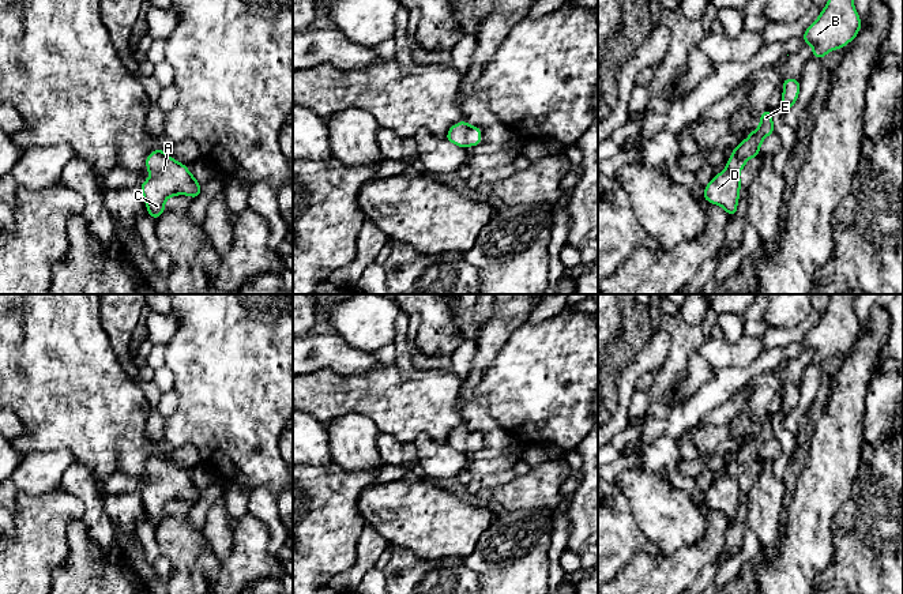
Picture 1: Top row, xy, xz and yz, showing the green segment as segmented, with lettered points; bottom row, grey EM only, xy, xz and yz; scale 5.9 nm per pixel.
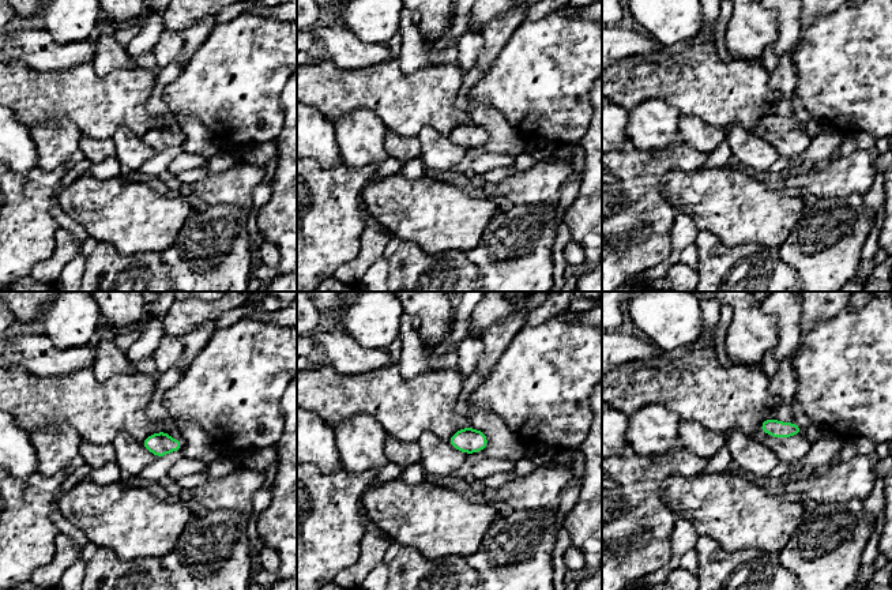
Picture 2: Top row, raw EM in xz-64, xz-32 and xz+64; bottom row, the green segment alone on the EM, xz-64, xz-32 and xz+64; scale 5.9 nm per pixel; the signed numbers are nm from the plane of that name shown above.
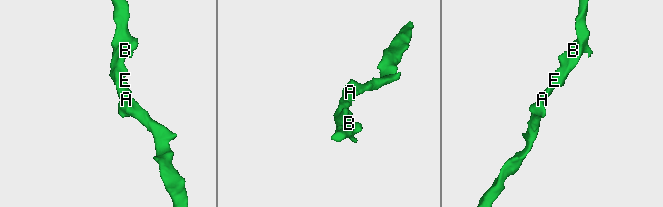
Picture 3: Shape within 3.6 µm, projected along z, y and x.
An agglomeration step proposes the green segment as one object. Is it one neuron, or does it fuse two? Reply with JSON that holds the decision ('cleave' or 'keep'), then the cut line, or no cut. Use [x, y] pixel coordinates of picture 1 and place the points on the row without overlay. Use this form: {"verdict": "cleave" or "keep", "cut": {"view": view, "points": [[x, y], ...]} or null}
{"verdict": "keep", "cut": null}

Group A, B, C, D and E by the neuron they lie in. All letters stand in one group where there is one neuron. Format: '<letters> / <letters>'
A B C D E

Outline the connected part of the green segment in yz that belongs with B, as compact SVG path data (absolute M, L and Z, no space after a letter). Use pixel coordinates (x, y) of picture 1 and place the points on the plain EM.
M831 294L820 322L804 338L805 350L813 351L812 362L823 364L828 357L843 354L861 335L861 324L853 302L855 294Z

